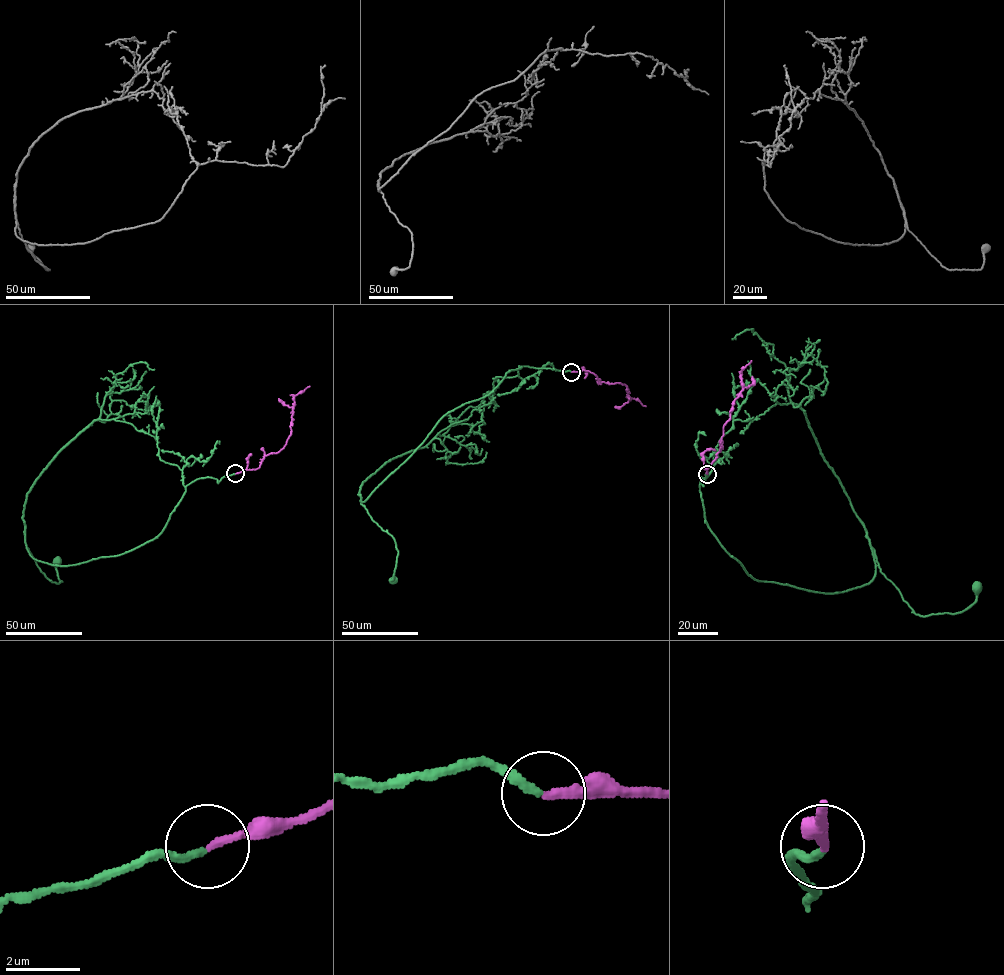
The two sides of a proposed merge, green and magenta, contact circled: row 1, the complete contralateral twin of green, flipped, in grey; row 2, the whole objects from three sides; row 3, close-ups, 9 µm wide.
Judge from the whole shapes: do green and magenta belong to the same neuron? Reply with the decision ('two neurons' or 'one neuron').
one neuron

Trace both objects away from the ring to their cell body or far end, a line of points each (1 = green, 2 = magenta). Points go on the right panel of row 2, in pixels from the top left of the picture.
1: (707, 474), (705, 522), (757, 580), (846, 591), (873, 578), (872, 549), (921, 616), (962, 612), (977, 586)
2: (707, 474), (704, 469), (722, 447), (723, 426), (742, 389), (741, 372), (751, 361)

